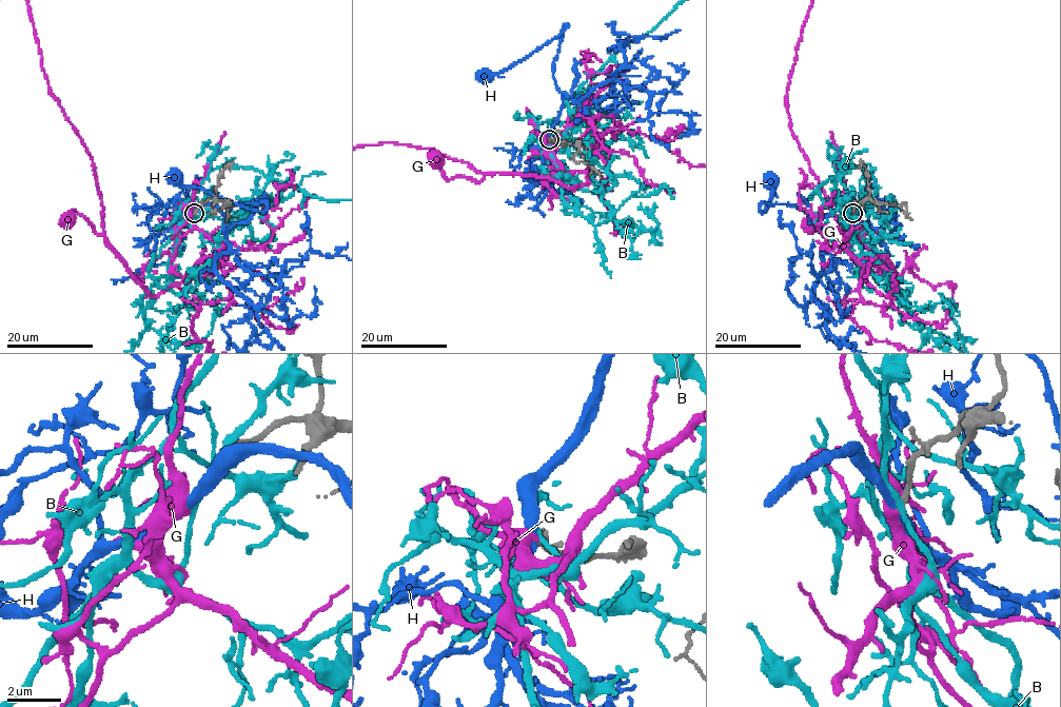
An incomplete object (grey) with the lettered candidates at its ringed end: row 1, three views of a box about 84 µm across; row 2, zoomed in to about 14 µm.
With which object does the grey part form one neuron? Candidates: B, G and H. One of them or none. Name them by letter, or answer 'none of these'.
G

